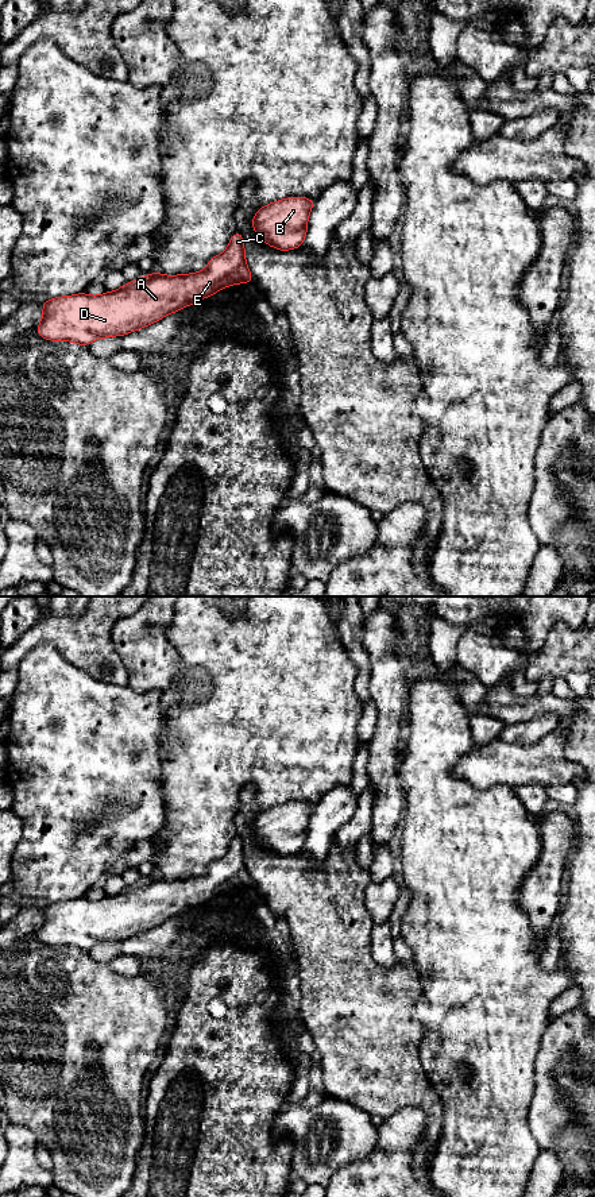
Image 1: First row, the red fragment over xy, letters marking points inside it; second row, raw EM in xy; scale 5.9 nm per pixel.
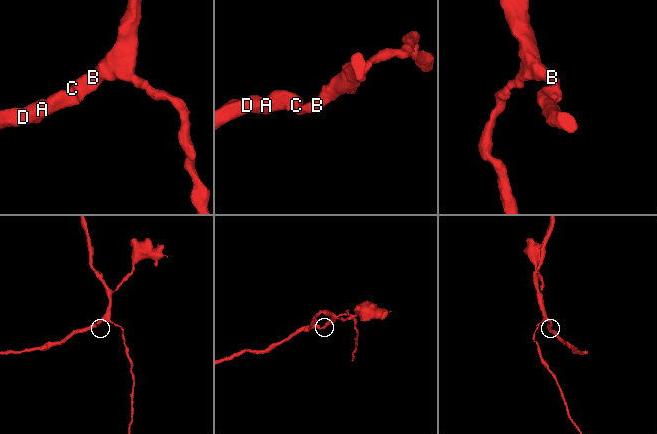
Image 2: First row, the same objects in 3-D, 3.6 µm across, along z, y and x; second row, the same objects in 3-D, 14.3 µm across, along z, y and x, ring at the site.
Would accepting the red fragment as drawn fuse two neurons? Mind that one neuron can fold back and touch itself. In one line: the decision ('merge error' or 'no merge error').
no merge error

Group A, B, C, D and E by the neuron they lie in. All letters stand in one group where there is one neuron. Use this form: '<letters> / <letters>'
A B C D E

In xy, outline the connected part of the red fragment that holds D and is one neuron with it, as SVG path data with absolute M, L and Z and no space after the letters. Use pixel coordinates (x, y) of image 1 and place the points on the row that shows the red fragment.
M237 231L227 250L210 258L204 271L181 275L151 273L101 296L82 291L47 300L42 304L43 318L36 332L46 340L86 347L96 339L142 329L227 286L251 282L244 239Z

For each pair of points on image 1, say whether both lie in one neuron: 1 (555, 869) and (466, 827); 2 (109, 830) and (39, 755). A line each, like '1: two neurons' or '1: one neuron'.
1: two neurons
2: one neuron

